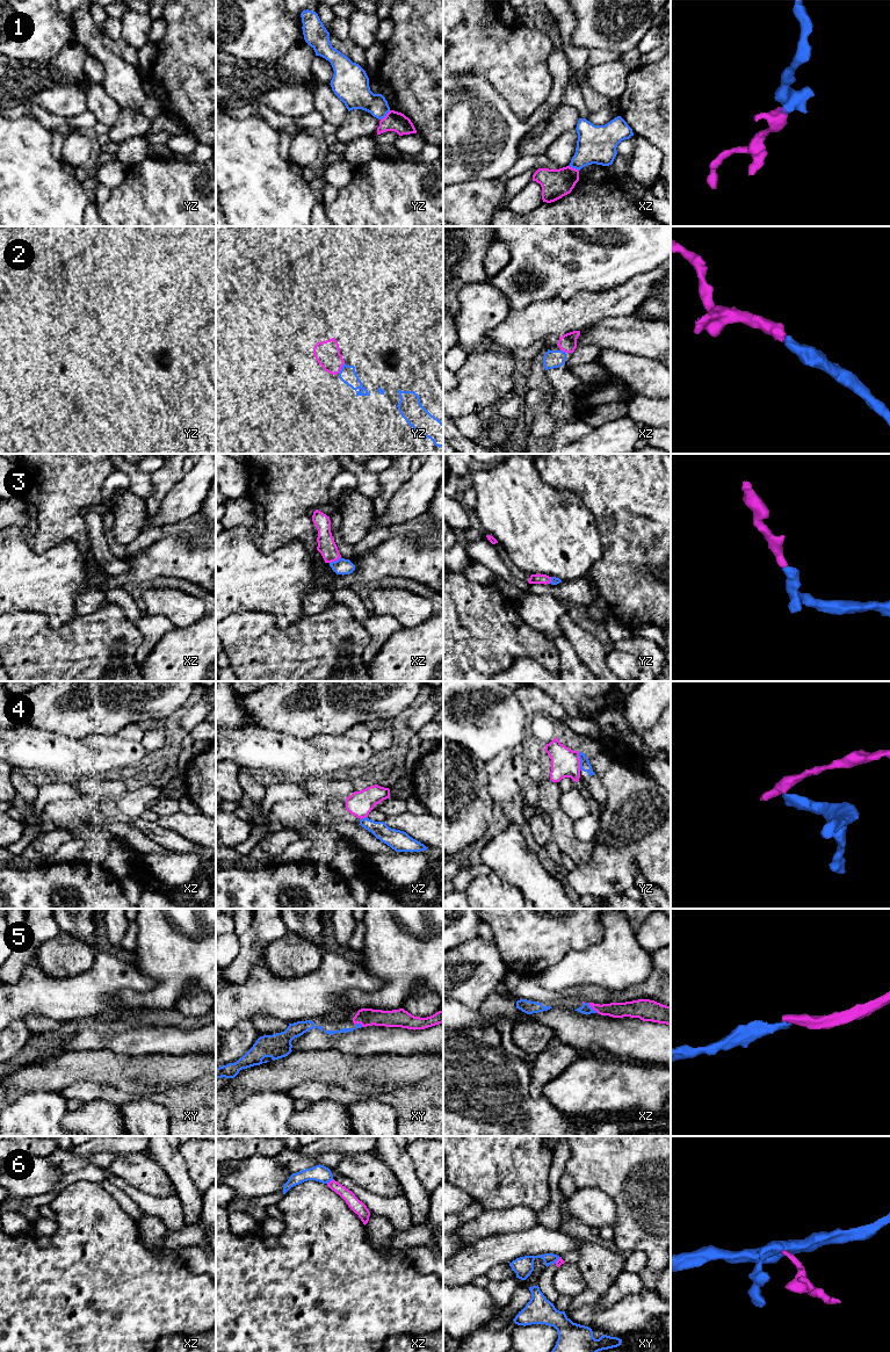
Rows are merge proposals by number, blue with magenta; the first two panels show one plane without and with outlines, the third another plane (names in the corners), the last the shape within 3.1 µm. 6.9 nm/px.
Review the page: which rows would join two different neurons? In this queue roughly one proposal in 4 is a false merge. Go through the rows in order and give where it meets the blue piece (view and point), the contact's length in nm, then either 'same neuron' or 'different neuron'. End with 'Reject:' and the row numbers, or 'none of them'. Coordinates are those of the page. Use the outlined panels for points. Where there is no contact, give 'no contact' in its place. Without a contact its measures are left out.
1: contact yz (385, 115); length 100 nm; different neuron
2: contact yz (341, 368); length 90 nm; same neuron
3: contact xz (335, 561); length 90 nm; same neuron
4: contact yz (580, 761); length 130 nm; different neuron
5: contact xz (592, 1009); length 100 nm; same neuron
6: contact xz (330, 1180); length 60 nm; different neuron
Reject: 1, 4, 6

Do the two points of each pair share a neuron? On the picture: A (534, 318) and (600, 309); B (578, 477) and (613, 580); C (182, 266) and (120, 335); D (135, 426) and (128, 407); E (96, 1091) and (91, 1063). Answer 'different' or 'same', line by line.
A: same
B: same
C: same
D: different
E: different

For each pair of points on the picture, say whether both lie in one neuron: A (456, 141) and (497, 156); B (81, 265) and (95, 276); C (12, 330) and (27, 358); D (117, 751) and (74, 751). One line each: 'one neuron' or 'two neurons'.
A: one neuron
B: one neuron
C: two neurons
D: one neuron

